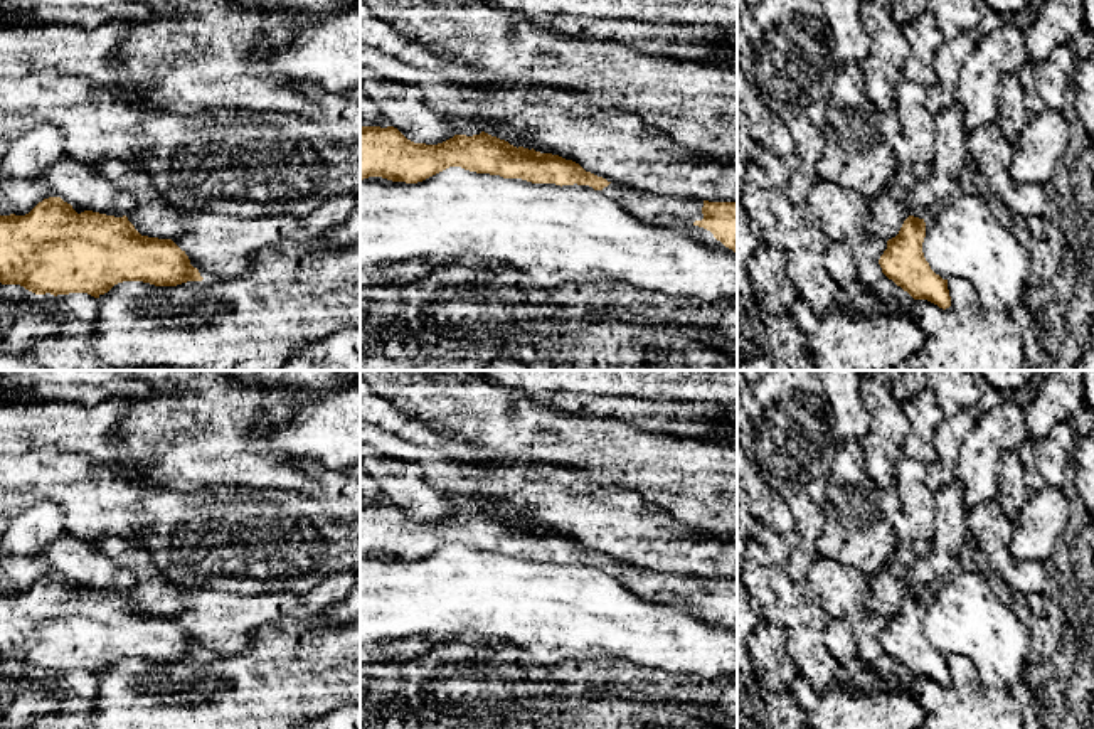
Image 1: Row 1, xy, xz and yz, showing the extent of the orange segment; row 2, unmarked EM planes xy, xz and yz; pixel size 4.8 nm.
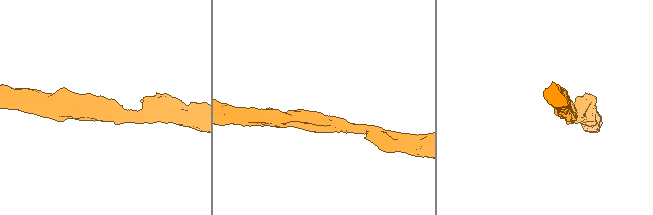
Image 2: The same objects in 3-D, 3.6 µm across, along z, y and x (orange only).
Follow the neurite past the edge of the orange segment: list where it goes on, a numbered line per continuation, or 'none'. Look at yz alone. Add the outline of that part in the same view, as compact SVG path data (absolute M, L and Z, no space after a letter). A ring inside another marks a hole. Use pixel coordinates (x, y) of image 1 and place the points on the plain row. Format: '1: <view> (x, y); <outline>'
none

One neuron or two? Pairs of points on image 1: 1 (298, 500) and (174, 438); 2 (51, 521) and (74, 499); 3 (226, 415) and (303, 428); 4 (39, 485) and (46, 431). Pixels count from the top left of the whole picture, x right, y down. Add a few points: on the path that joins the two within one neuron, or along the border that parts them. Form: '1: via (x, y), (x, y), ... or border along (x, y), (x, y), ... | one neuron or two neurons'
1: border along (260, 489), (295, 490), (313, 497) | two neurons
2: border along (22, 512), (53, 500), (66, 531) | two neurons
3: border along (293, 404), (280, 425), (260, 411), (246, 436) | two neurons
4: border along (22, 453), (83, 455) | two neurons

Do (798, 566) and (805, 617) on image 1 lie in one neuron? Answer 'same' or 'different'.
different

